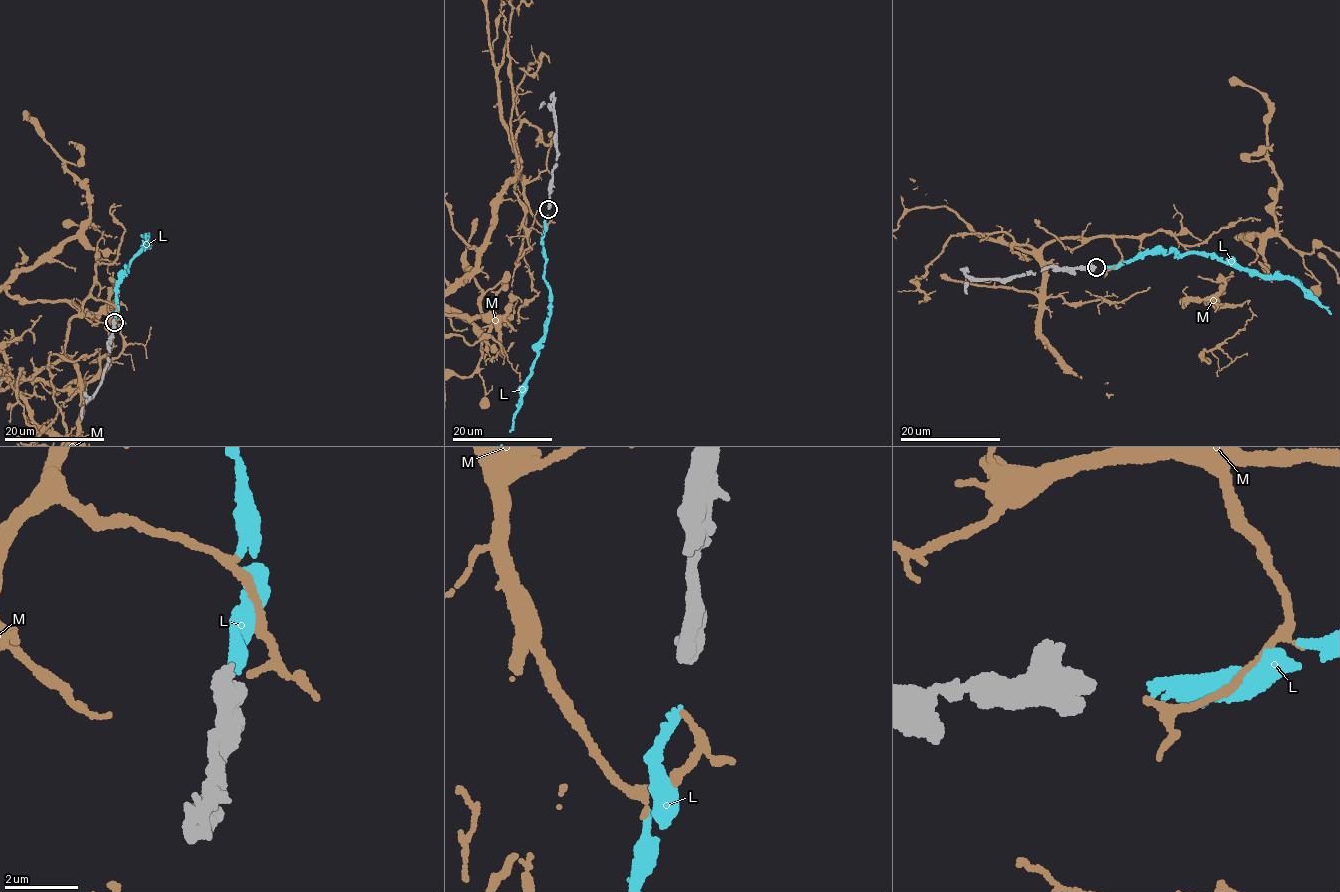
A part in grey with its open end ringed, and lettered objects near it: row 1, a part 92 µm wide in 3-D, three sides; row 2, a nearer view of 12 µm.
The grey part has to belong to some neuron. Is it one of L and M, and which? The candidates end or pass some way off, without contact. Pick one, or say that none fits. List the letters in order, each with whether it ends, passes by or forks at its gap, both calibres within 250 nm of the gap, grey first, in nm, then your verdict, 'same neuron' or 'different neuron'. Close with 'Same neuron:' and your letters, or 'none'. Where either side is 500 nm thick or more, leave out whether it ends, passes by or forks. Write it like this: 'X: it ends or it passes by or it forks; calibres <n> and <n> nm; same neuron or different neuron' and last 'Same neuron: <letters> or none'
L: calibres 500 and 240 nm; same neuron
M: calibres 500 and 190 nm; different neuron
Same neuron: L

